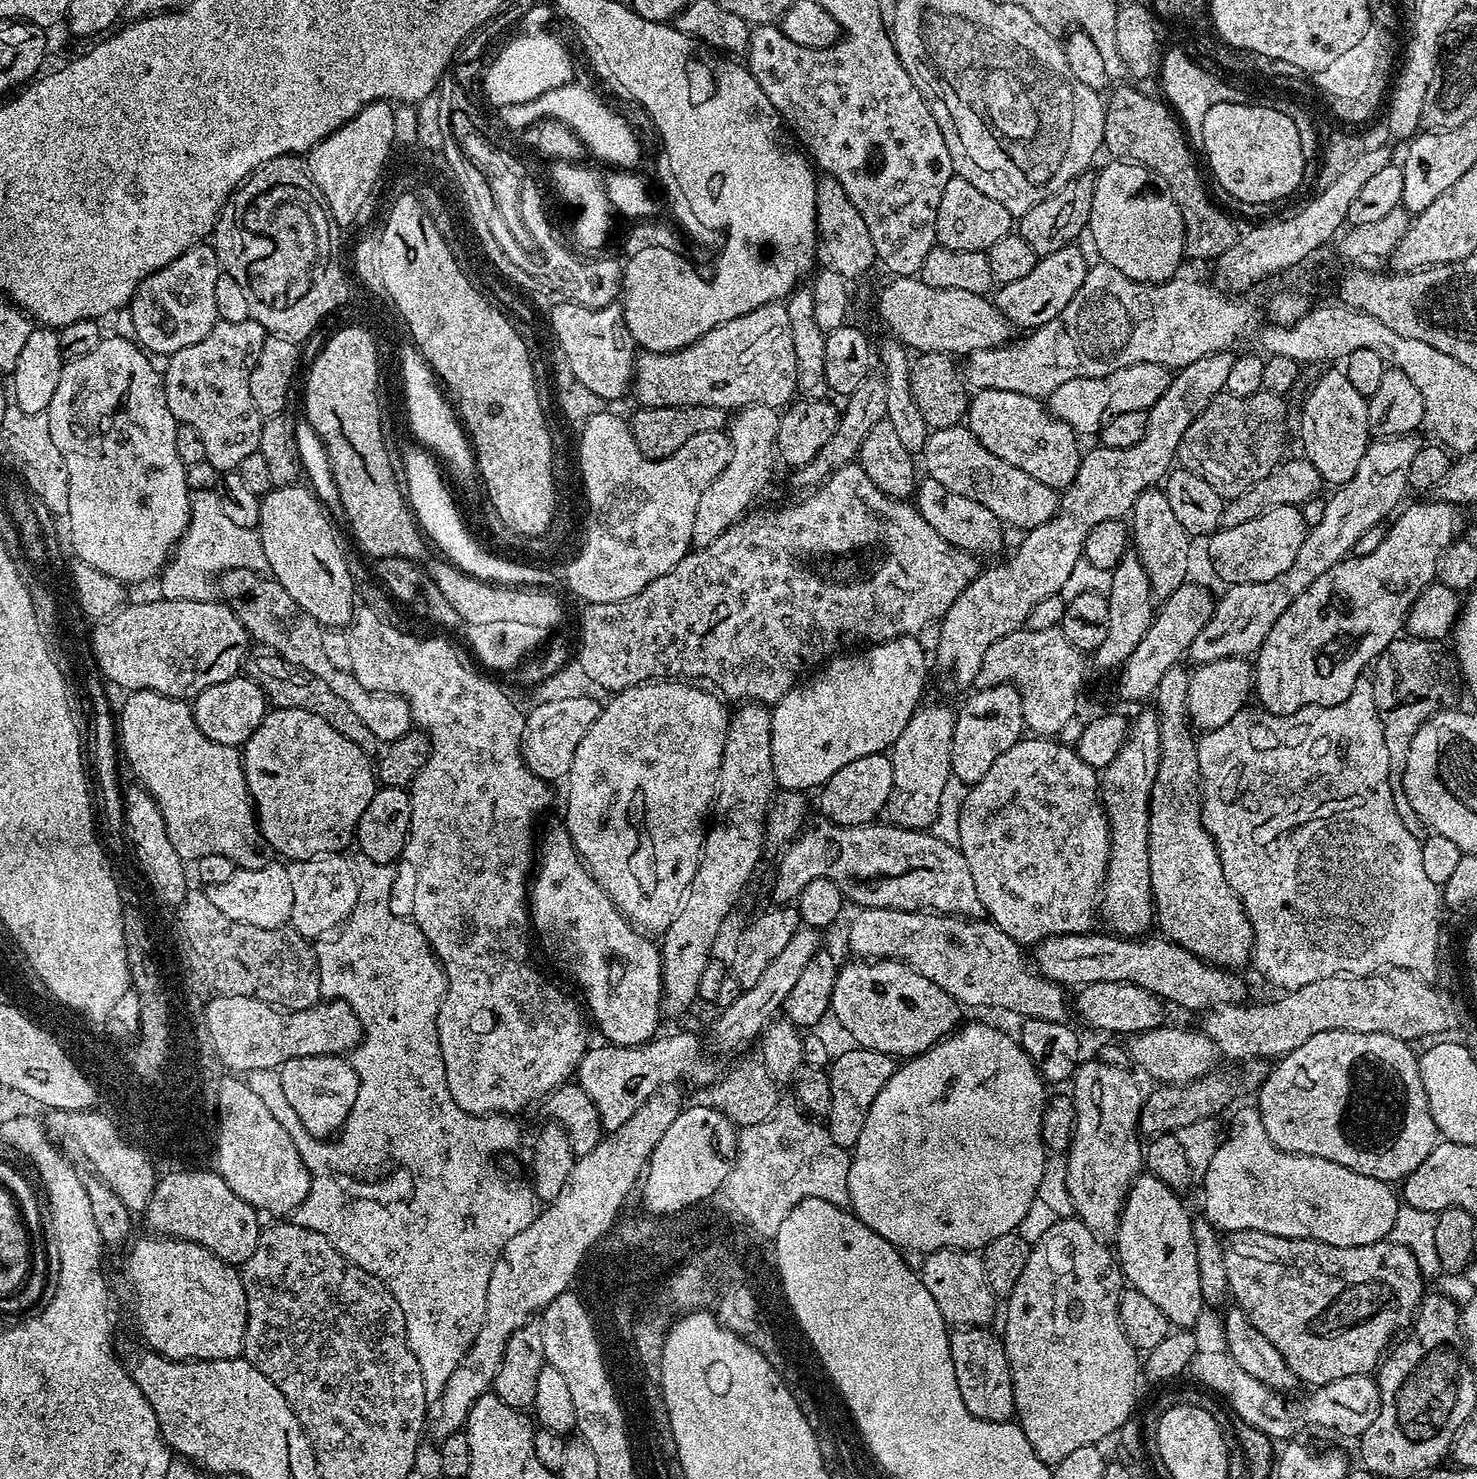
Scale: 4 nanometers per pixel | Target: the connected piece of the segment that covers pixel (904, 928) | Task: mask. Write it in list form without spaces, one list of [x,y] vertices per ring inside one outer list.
[[[860,908],[857,913],[848,928],[848,948],[853,957],[902,960],[942,986],[965,1009],[1005,1008],[1016,1018],[1042,1018],[1046,1022],[1069,1019],[1070,1000],[1064,997],[1065,989],[1039,975],[1025,949],[987,919],[889,908]]]

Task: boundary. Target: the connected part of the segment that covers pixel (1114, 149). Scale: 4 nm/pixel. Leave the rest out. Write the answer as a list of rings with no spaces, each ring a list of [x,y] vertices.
[[[1113,87],[1106,96],[1104,113],[1104,143],[1109,157],[1124,162],[1142,164],[1164,181],[1170,190],[1184,223],[1184,255],[1191,260],[1215,262],[1230,246],[1234,246],[1238,227],[1219,208],[1212,204],[1204,189],[1204,180],[1196,169],[1197,157],[1175,111],[1163,99],[1155,100],[1136,88]]]

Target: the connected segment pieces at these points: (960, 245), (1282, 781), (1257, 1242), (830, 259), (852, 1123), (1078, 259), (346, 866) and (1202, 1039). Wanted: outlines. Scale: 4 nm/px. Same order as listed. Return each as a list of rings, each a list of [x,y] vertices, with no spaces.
[[[952,175],[942,190],[942,202],[938,202],[938,222],[936,223],[937,245],[946,250],[959,252],[987,252],[998,238],[1009,235],[1014,228],[1014,217],[994,198],[986,198],[978,186],[970,186],[966,178]]]
[[[1361,678],[1346,702],[1338,702],[1334,706],[1306,706],[1292,716],[1276,716],[1259,706],[1245,707],[1243,712],[1234,714],[1226,726],[1203,733],[1197,739],[1196,749],[1202,822],[1216,844],[1226,882],[1230,882],[1250,918],[1250,926],[1254,930],[1251,963],[1256,964],[1257,970],[1274,987],[1284,992],[1297,992],[1302,986],[1310,986],[1310,982],[1318,982],[1318,978],[1341,974],[1365,976],[1368,972],[1387,967],[1405,968],[1425,978],[1435,977],[1438,934],[1442,931],[1442,892],[1434,882],[1430,882],[1424,871],[1421,841],[1402,826],[1402,818],[1398,818],[1398,810],[1394,810],[1394,794],[1390,794],[1390,754],[1386,754],[1386,738],[1382,738],[1382,722],[1374,706],[1371,679]]]
[[[1242,1230],[1241,1232],[1227,1233],[1223,1237],[1223,1242],[1224,1253],[1226,1254],[1228,1291],[1235,1307],[1242,1309],[1248,1321],[1258,1330],[1258,1334],[1264,1335],[1273,1344],[1274,1350],[1278,1350],[1278,1354],[1282,1354],[1286,1366],[1290,1366],[1290,1370],[1296,1375],[1297,1381],[1304,1383],[1305,1380],[1306,1383],[1312,1384],[1311,1386],[1334,1382],[1334,1378],[1347,1378],[1350,1374],[1371,1373],[1384,1359],[1397,1333],[1411,1325],[1416,1309],[1420,1307],[1420,1301],[1426,1295],[1426,1289],[1424,1289],[1426,1277],[1421,1272],[1414,1253],[1408,1250],[1406,1246],[1396,1244],[1392,1239],[1379,1240],[1370,1246],[1330,1246],[1326,1242],[1318,1242],[1317,1240],[1282,1238],[1254,1230]]]
[[[821,175],[816,182],[816,235],[818,237],[818,260],[821,265],[838,274],[842,274],[850,282],[856,282],[859,276],[864,276],[871,270],[872,264],[877,263],[874,242],[870,239],[870,230],[863,220],[862,214],[858,214],[854,202],[846,198],[846,190],[832,176]]]
[[[848,1046],[840,1057],[831,1061],[827,1069],[830,1082],[830,1110],[826,1117],[828,1134],[836,1146],[853,1149],[858,1142],[858,1134],[862,1134],[862,1122],[866,1122],[866,1114],[870,1106],[874,1106],[874,1098],[878,1098],[878,1090],[886,1086],[886,1082],[896,1073],[898,1064],[895,1059],[878,1050]]]
[[[1069,246],[1062,250],[1054,250],[1054,254],[1041,256],[1037,259],[1034,270],[1026,274],[1026,278],[1018,278],[1018,282],[999,285],[995,289],[994,303],[996,309],[1008,319],[1013,329],[1031,330],[1041,328],[1046,322],[1050,322],[1074,298],[1078,292],[1078,286],[1086,278],[1090,267],[1090,260],[1084,257],[1080,246]]]
[[[329,854],[309,860],[293,860],[287,865],[290,886],[294,890],[294,910],[290,924],[309,942],[327,937],[331,928],[339,929],[351,916],[358,902],[356,869],[353,861],[346,857],[344,854]]]
[[[1152,1028],[1131,1037],[1126,1047],[1133,1065],[1137,1064],[1148,1076],[1153,1076],[1160,1084],[1185,1084],[1197,1080],[1217,1067],[1218,1053],[1216,1044],[1203,1031],[1191,1032],[1188,1028]]]

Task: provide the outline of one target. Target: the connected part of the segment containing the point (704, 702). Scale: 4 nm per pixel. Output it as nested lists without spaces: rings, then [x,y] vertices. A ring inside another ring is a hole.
[[[660,678],[655,682],[639,684],[615,693],[611,699],[609,704],[605,703],[601,707],[594,726],[590,726],[590,730],[586,730],[586,738],[582,738],[582,742],[578,742],[578,750],[574,750],[574,762],[566,777],[568,809],[564,812],[562,824],[567,828],[577,853],[585,867],[588,868],[588,872],[593,876],[598,886],[608,892],[608,896],[616,904],[617,910],[640,932],[662,934],[670,926],[670,922],[674,922],[678,910],[684,904],[684,893],[691,886],[694,874],[698,870],[700,851],[704,845],[706,817],[716,799],[716,785],[720,783],[720,763],[726,746],[730,712],[729,709],[724,709],[725,701],[715,691],[696,682],[685,682],[680,678]]]

